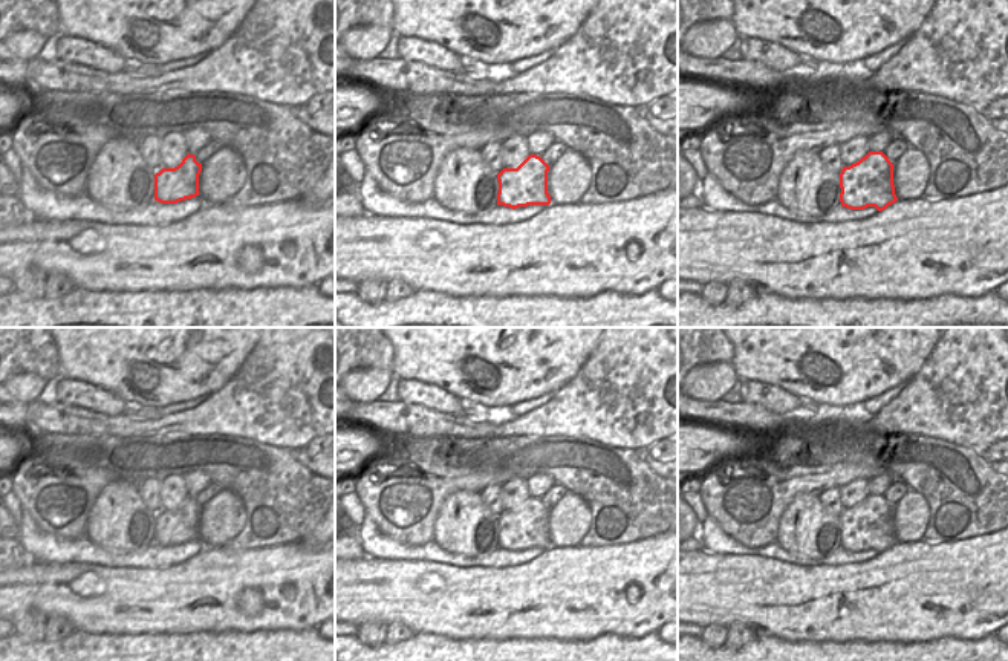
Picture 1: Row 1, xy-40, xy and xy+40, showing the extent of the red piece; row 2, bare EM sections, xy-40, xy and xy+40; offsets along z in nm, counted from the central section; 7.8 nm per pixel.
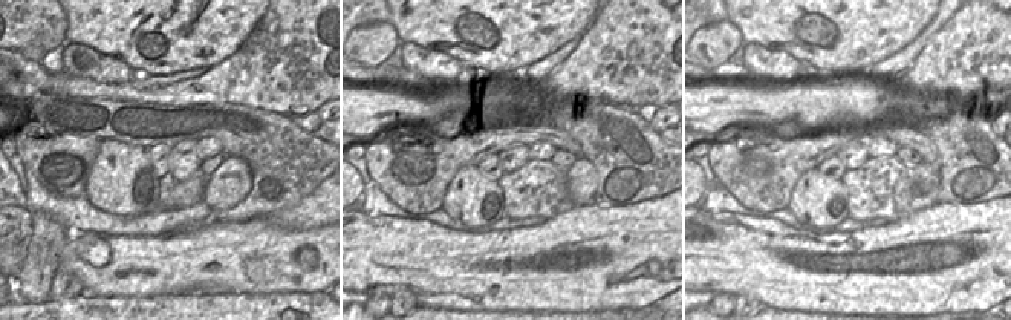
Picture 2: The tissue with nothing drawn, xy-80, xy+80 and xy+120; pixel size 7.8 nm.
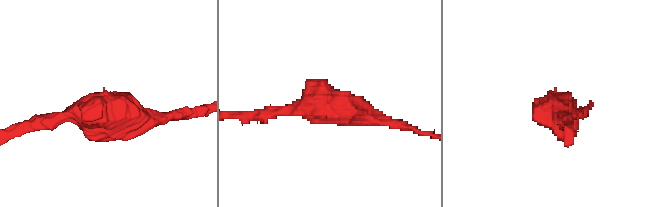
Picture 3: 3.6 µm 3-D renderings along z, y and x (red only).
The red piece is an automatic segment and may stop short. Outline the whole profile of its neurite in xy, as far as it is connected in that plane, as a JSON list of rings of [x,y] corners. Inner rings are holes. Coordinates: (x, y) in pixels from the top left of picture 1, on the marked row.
[[[529,155],[517,168],[503,168],[497,173],[497,205],[512,210],[528,205],[549,205],[549,168],[537,155]]]

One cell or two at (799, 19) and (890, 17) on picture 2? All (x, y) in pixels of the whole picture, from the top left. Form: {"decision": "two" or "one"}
{"decision": "one"}

